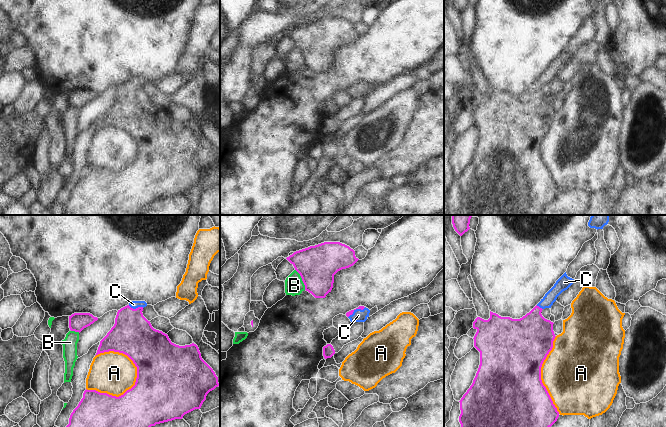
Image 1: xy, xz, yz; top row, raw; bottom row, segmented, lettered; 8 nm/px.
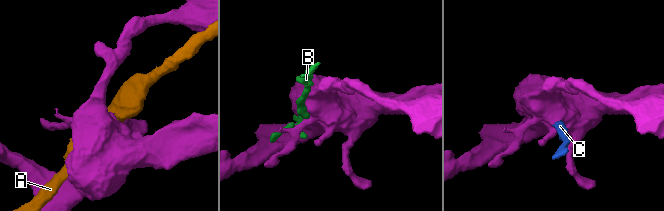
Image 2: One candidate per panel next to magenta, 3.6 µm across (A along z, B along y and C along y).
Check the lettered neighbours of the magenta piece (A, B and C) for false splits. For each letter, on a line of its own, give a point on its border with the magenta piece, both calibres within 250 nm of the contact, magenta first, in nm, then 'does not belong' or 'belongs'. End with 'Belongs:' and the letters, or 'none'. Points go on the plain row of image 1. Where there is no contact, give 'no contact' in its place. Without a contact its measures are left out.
A: meets magenta in xy at (119, 172); 480 nm thick on the magenta side, 340 nm on the other; does not belong
B: meets magenta in xz at (302, 55); 320 nm thick on the magenta side, 150 nm on the other; does not belong
C: meets magenta in xy at (136, 84); 340 nm thick on the magenta side, 60 nm on the other; belongs
Belongs: C

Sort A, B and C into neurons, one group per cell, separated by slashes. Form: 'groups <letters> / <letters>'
groups A / B / C

